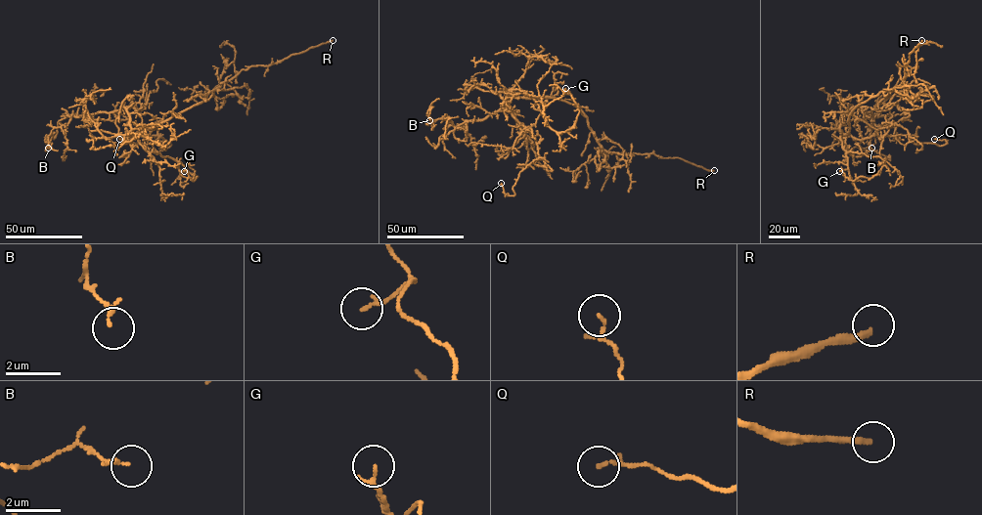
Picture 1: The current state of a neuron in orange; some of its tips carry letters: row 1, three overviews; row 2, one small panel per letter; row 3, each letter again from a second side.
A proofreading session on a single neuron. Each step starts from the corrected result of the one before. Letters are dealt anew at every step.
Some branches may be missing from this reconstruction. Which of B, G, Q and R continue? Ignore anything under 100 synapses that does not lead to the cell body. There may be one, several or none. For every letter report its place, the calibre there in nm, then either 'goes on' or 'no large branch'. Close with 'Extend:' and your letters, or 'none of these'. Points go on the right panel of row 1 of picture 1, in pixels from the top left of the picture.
B: (871, 148) | 160 nm | no large branch
G: (839, 171) | 160 nm | no large branch
Q: (934, 139) | 80 nm | no large branch
R: (921, 40) | 240 nm | goes on
Extend: R

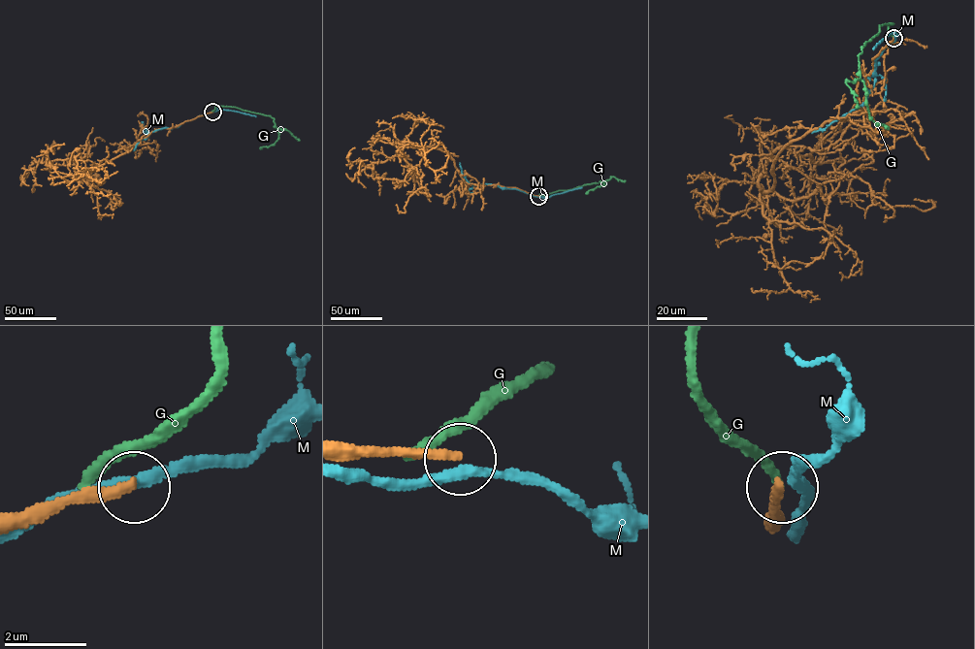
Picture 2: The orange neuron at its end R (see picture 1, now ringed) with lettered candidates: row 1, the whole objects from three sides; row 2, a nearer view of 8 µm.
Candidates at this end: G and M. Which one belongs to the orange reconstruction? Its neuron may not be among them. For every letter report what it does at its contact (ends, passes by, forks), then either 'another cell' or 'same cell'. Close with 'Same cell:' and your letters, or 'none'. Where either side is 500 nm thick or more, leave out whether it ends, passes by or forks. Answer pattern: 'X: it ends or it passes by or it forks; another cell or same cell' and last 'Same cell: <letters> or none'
G: it ends; another cell
M: it passes by; another cell
Same cell: none

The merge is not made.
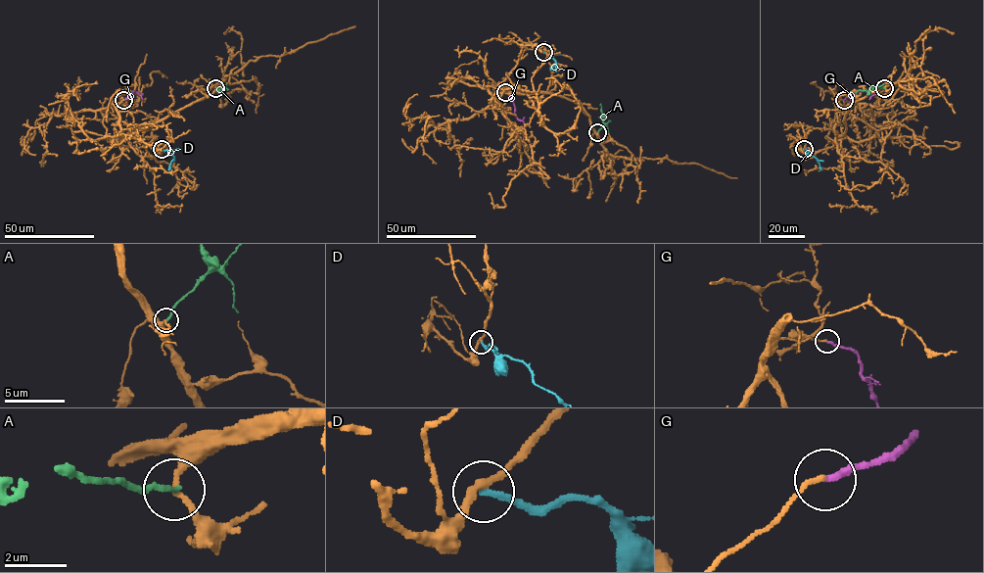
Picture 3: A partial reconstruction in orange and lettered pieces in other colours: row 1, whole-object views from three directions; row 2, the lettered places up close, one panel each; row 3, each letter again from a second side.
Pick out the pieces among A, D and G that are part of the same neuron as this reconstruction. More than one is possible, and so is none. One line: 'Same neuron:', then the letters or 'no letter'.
Same neuron: no letter

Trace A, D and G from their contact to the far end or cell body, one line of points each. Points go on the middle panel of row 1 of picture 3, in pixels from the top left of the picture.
A: (597, 132), (604, 124), (600, 104)
D: (543, 52), (550, 53), (555, 61), (550, 69)
G: (505, 92), (513, 102), (515, 116), (525, 125)

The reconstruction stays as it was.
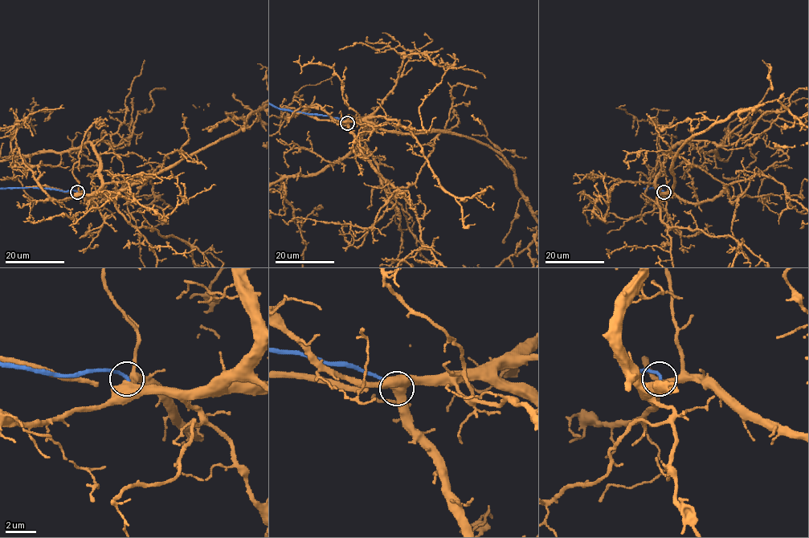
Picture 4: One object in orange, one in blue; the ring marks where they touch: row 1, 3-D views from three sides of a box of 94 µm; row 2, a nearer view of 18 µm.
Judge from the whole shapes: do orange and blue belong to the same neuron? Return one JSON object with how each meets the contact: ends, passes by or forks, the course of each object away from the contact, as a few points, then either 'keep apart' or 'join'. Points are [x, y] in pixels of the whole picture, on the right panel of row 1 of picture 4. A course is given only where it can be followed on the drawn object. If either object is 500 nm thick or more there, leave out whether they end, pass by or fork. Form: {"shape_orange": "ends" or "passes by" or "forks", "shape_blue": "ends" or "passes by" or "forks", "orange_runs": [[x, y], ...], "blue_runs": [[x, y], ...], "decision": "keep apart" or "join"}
{"decision": "keep apart"}

